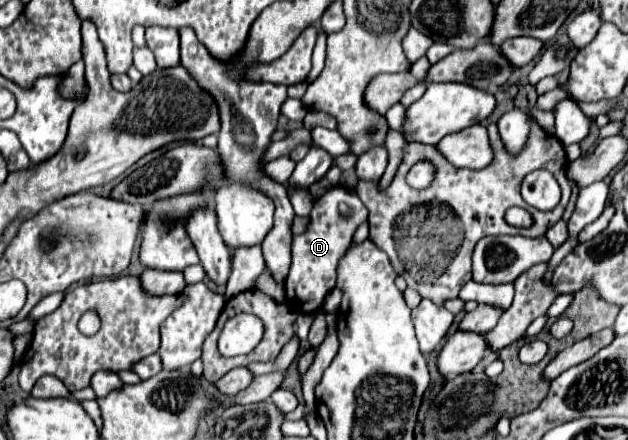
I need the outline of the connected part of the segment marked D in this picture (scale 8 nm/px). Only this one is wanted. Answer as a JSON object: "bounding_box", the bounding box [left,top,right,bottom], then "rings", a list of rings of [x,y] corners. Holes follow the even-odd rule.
{"bounding_box":[285,186,367,314],"rings":[[[337,186],[313,202],[313,210],[309,214],[309,224],[305,232],[293,236],[293,244],[291,244],[291,270],[285,280],[285,304],[291,310],[299,314],[307,314],[321,308],[327,292],[335,288],[337,262],[347,252],[353,234],[363,220],[367,220],[367,210],[359,200],[359,196],[355,194],[355,190]],[[341,202],[349,206],[347,218],[341,218],[339,212]]]}

